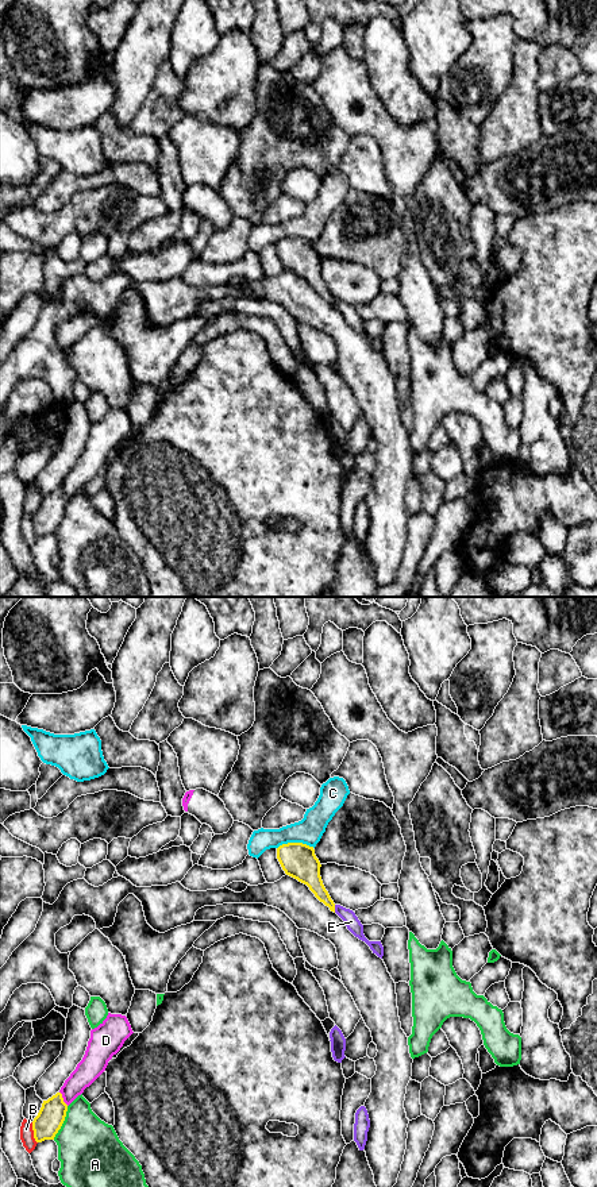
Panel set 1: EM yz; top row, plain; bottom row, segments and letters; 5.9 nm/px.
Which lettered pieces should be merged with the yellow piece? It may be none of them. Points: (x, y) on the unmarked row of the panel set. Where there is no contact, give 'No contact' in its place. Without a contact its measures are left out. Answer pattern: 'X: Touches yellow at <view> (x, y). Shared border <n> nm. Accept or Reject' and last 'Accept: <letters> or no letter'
A: Touches yellow at yz (62, 517). Shared border 220 nm. Reject
B: Touches yellow at yz (34, 528). Shared border 130 nm. Reject
C: Touches yellow at yz (295, 238). Shared border 220 nm. Reject
D: Touches yellow at yz (62, 493). Shared border 100 nm. Reject
E: Touches yellow at yz (334, 304). Shared border 50 nm. Reject
Accept: no letter

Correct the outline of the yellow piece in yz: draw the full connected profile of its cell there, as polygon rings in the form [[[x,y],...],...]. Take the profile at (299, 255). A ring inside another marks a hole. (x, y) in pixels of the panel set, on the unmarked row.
[[[288,238],[277,243],[277,254],[286,270],[307,280],[315,292],[335,308],[335,298],[320,271],[320,257],[313,242],[303,238]]]

